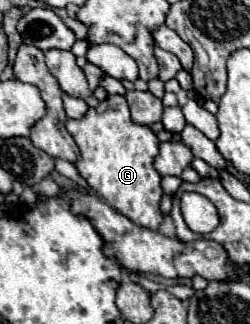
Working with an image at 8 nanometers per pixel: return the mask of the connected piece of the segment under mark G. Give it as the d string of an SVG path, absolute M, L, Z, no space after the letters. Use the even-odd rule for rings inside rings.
M108 95L98 107L90 107L84 117L68 119L66 129L80 147L82 157L76 167L88 185L136 225L158 229L164 219L160 211L160 197L164 195L162 175L154 169L160 141L148 125L132 121L124 95Z

